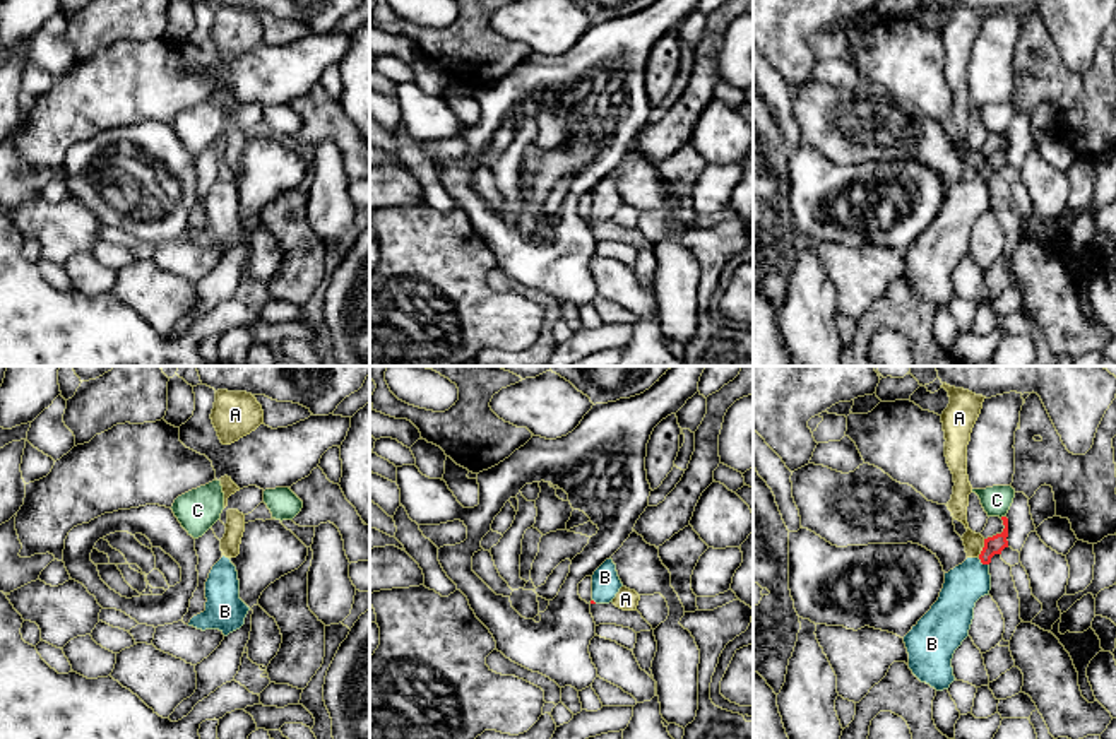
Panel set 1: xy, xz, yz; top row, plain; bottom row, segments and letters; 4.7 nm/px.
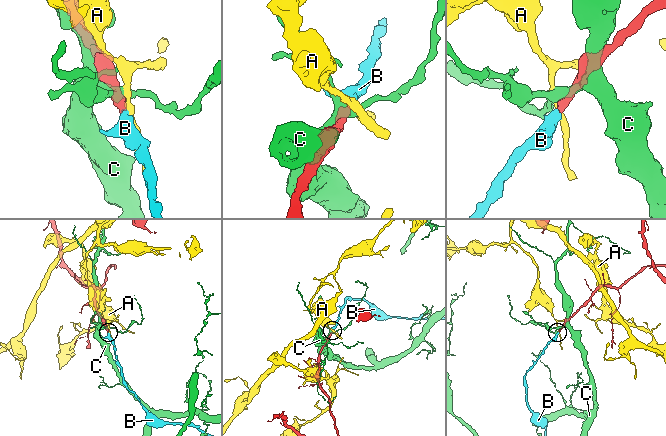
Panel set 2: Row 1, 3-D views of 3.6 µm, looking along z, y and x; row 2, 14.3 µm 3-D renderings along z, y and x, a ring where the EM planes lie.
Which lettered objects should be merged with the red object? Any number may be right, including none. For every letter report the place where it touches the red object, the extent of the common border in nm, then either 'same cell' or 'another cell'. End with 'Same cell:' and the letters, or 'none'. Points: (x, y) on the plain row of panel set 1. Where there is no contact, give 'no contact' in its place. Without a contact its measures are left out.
A: contact yz (983, 165); length 90 nm; another cell
B: contact yz (983, 180); length 70 nm; same cell
C: contact yz (1002, 134); length 30 nm; another cell
Same cell: B

